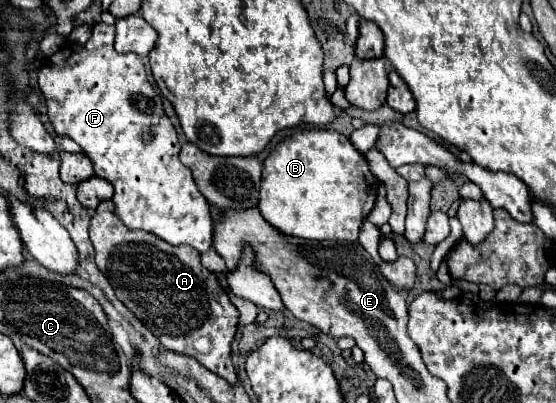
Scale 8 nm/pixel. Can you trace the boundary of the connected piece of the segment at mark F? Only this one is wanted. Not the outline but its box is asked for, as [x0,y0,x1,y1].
[38,22,212,252]

